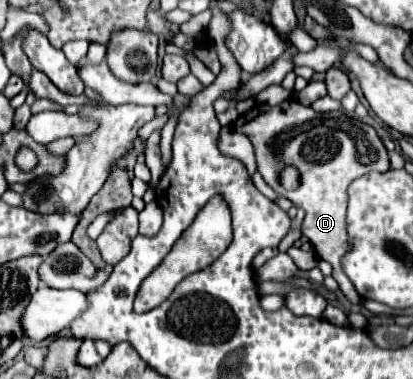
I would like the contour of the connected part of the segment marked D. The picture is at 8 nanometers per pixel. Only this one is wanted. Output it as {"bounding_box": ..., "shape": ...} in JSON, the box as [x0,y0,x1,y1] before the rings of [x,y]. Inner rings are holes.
{"bounding_box":[235,98,389,304],"shape":[[[289,98],[277,106],[257,104],[251,116],[239,116],[235,120],[235,130],[253,142],[257,170],[261,172],[263,180],[279,196],[289,198],[297,208],[305,210],[305,222],[301,228],[303,236],[313,244],[317,256],[333,266],[333,278],[337,280],[341,292],[353,304],[359,304],[361,296],[341,268],[341,260],[349,250],[347,186],[357,176],[389,170],[387,148],[379,140],[377,132],[369,124],[363,124],[341,112],[319,114],[311,106],[299,104],[295,98]],[[347,132],[355,132],[355,140]],[[285,166],[295,166],[299,170],[301,182],[295,190],[287,190],[279,182],[279,172]]]}

